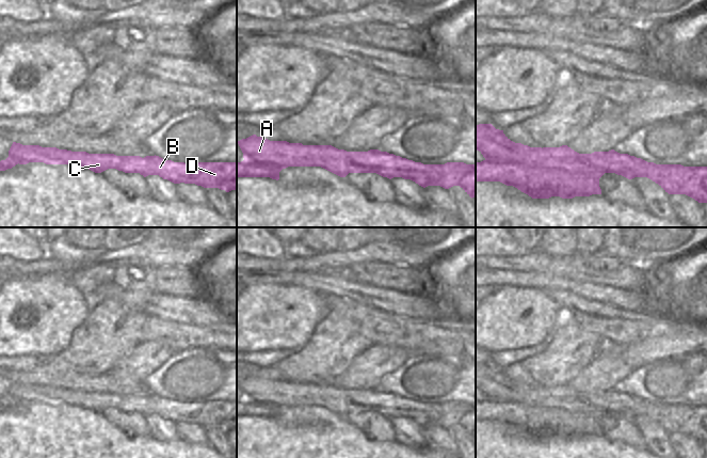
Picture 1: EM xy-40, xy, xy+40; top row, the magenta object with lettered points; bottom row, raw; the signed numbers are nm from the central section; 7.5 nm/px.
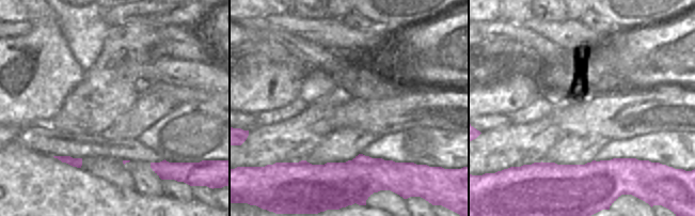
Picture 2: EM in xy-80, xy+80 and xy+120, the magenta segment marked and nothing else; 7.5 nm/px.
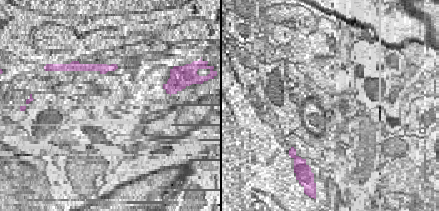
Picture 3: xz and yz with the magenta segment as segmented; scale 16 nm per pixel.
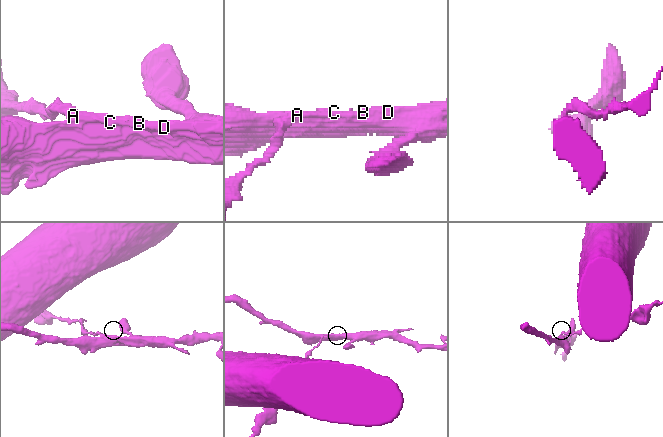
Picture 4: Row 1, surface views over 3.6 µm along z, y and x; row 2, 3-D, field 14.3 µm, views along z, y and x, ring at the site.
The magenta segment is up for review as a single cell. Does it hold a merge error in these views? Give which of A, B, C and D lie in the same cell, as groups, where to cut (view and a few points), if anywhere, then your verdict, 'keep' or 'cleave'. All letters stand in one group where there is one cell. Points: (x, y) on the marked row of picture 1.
A / B C D | xy+40 (544, 149), (533, 153), (531, 166), (494, 162), (485, 158) | cleave

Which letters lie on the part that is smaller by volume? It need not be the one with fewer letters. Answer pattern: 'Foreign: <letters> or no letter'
Foreign: B, C, D.

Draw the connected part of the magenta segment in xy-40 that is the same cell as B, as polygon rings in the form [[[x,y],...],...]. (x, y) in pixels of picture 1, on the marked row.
[[[57,152],[55,164],[69,164],[101,173],[116,169],[125,173],[140,173],[144,177],[159,175],[174,184],[195,184],[204,188],[237,190],[237,162],[174,162],[159,156],[116,156],[86,152]]]

